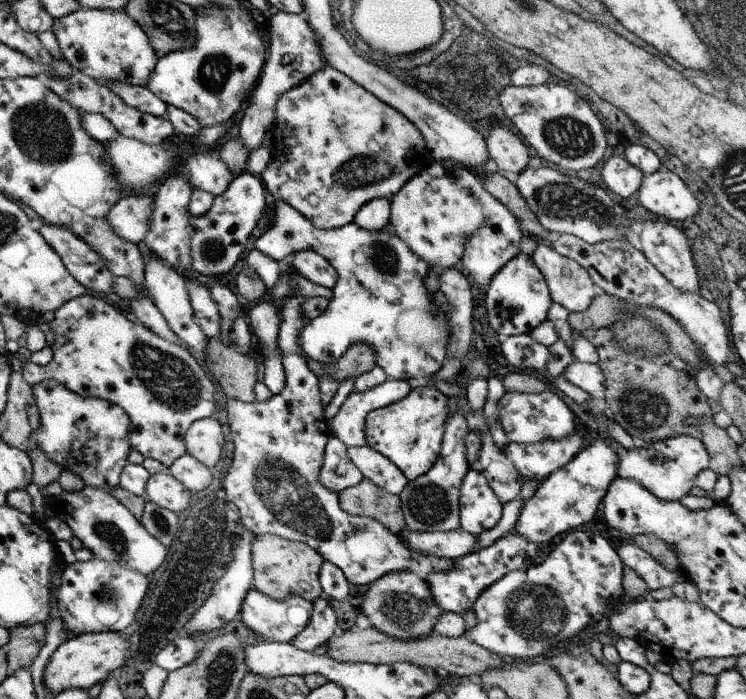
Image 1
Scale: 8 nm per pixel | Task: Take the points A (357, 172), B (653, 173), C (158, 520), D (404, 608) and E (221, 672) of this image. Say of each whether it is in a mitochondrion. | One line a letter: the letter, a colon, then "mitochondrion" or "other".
A: mitochondrion
B: other
C: mitochondrion
D: mitochondrion
E: mitochondrion

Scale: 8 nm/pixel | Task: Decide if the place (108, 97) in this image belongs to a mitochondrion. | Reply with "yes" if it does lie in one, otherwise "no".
no

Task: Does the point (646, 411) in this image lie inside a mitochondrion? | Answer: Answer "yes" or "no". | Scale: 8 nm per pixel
yes

